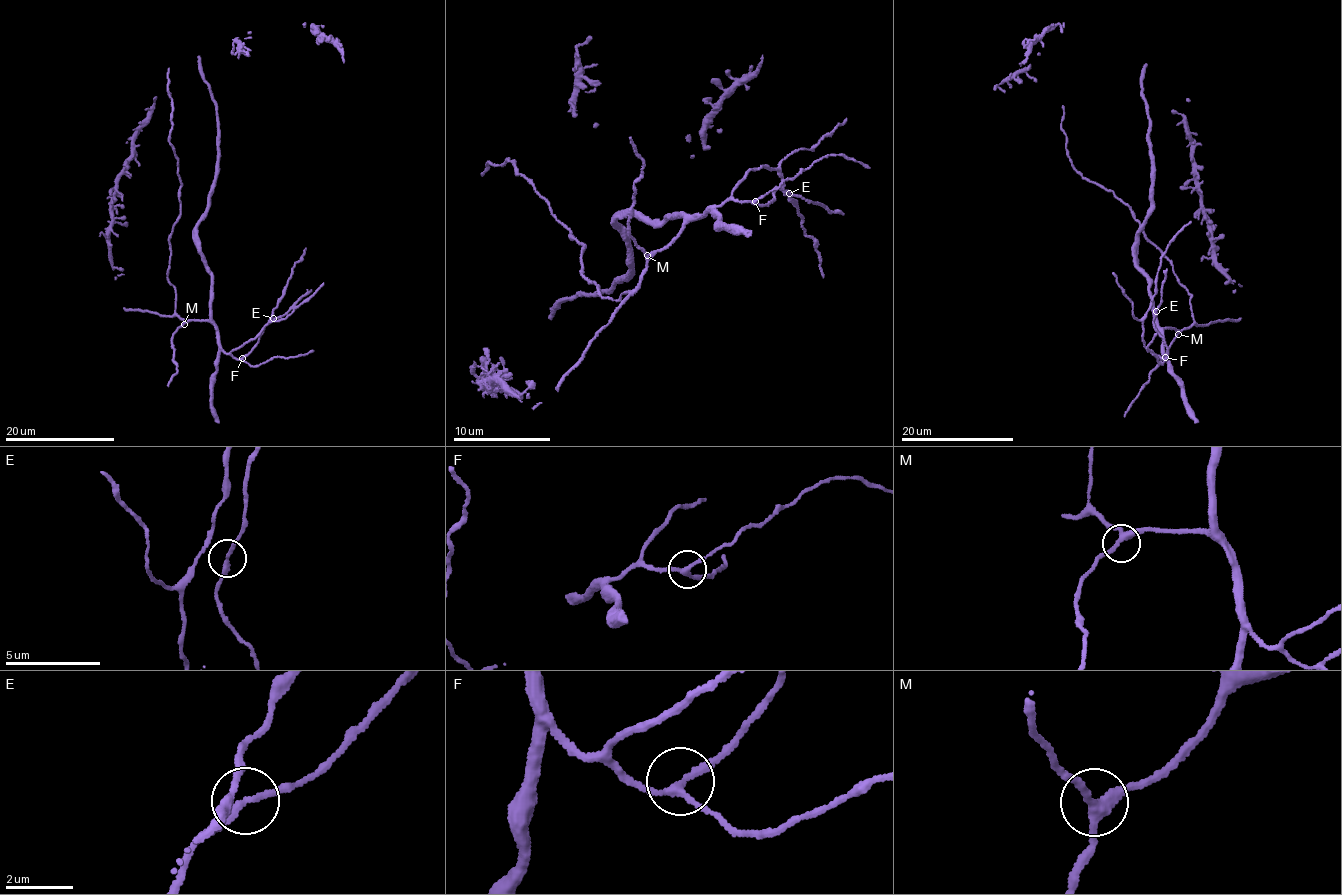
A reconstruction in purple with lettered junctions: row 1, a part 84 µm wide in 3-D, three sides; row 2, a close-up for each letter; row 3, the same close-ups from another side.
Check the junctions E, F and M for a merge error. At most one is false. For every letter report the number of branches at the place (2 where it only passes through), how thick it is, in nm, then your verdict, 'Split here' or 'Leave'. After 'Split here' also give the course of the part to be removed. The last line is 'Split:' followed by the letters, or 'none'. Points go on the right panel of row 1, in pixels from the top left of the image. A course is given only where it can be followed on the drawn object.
E: Branches: 3. Thickness 180 nm. Leave
F: Branches: 3. Thickness 190 nm. Leave
M: Branches: 3. Thickness 280 nm. Leave
Split: none

